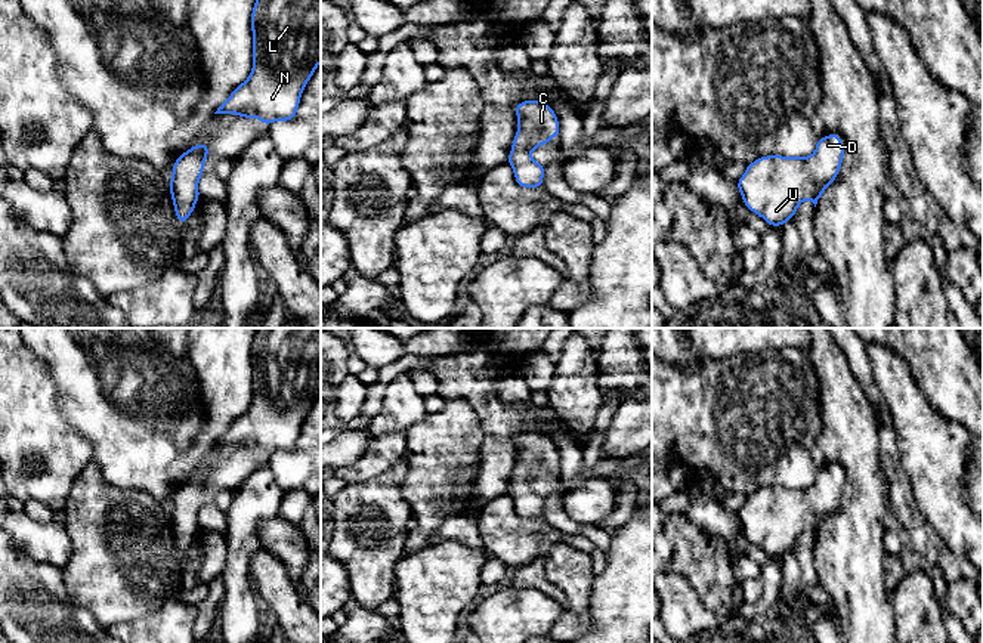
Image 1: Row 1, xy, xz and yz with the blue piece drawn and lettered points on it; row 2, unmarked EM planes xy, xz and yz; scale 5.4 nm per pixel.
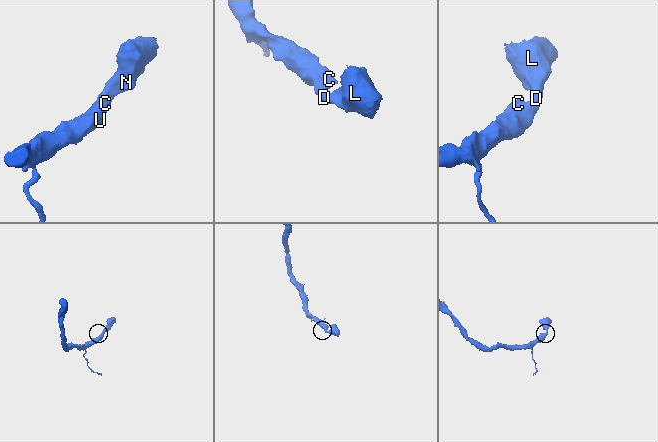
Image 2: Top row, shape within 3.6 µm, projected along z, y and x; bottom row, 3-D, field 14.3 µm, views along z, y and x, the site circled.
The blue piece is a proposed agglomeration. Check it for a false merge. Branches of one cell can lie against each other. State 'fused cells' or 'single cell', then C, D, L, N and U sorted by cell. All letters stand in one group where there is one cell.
single cell | C D L N U

